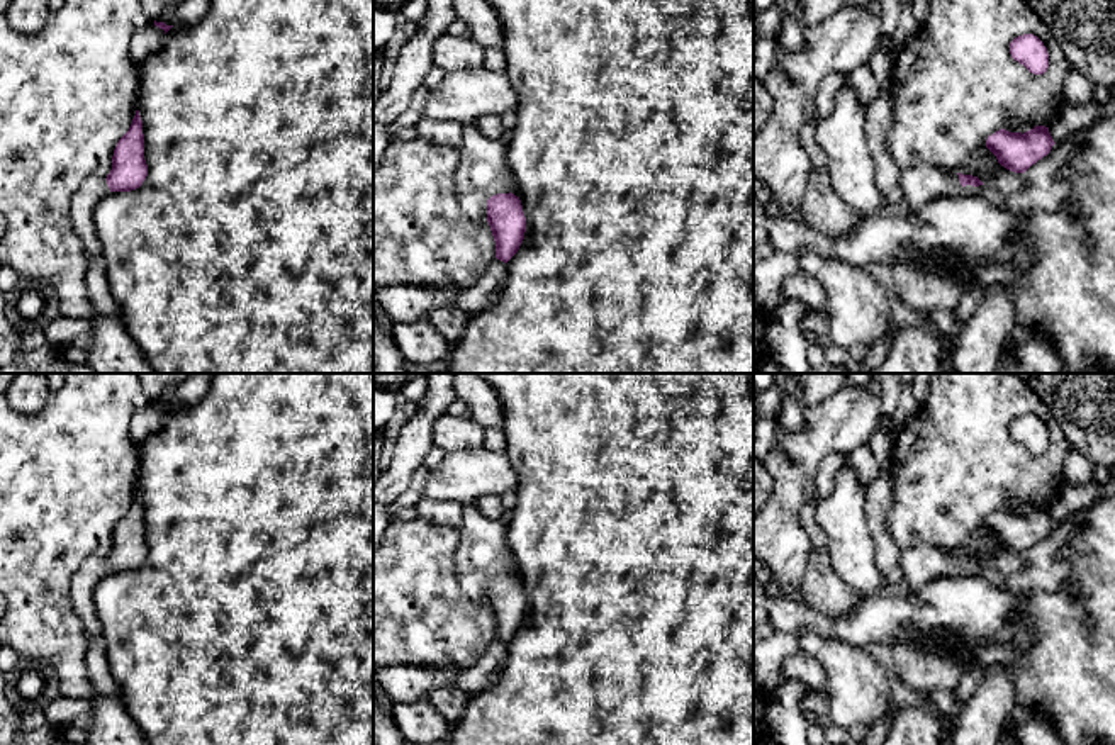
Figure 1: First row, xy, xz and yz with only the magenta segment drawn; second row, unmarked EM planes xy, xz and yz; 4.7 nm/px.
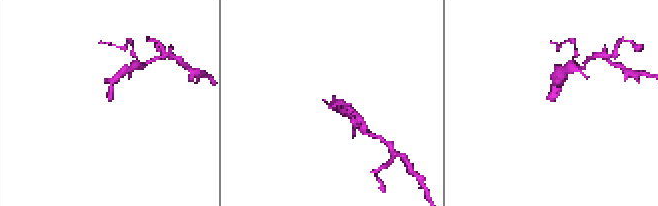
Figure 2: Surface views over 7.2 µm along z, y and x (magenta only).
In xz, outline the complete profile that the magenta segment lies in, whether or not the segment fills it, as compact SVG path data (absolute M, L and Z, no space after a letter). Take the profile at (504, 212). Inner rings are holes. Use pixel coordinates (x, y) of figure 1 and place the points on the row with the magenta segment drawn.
M477 124L462 126L455 190L467 217L489 222L496 258L507 263L524 239L526 217L511 192L506 144L484 137Z

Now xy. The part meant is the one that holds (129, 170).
M136 110L129 131L114 149L110 173L105 178L87 176L70 204L70 222L83 244L88 263L102 258L102 244L93 221L97 204L110 192L139 188L146 176L143 120L139 110Z

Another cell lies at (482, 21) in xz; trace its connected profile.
M453 0L457 20L468 27L470 39L482 48L502 48L504 32L497 12L487 0Z

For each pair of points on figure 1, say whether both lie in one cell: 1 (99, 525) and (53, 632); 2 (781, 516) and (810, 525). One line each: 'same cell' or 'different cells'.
1: same cell
2: different cells

